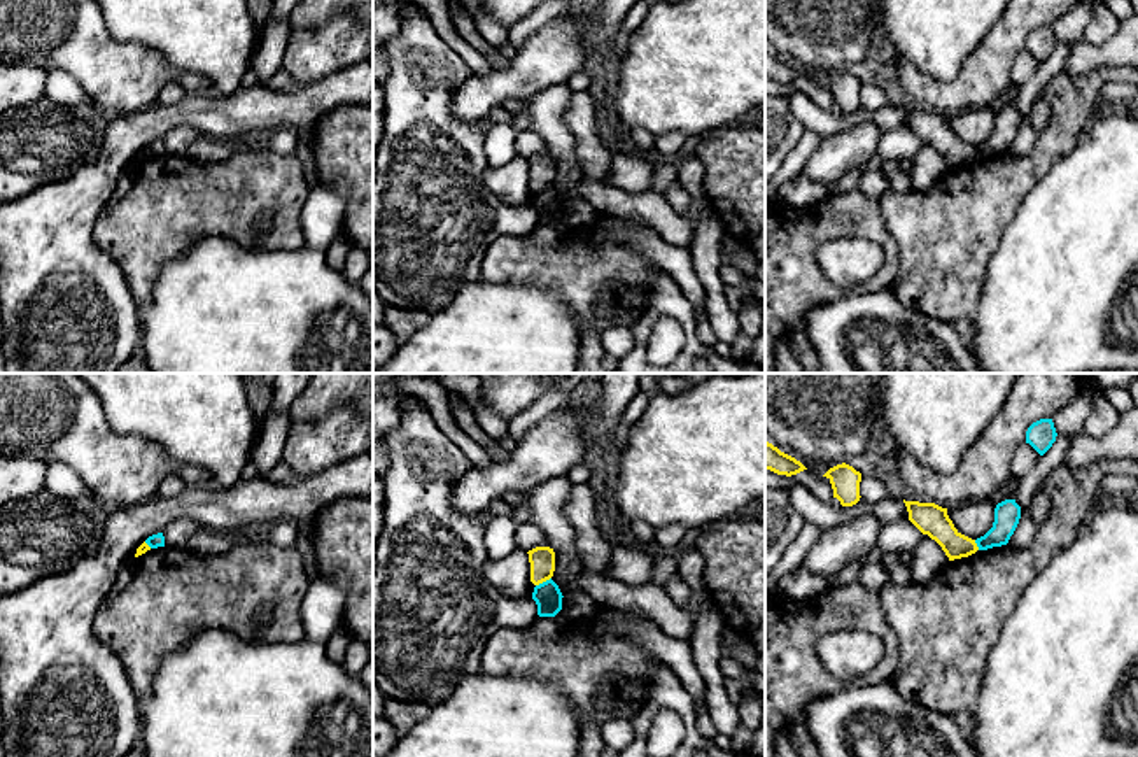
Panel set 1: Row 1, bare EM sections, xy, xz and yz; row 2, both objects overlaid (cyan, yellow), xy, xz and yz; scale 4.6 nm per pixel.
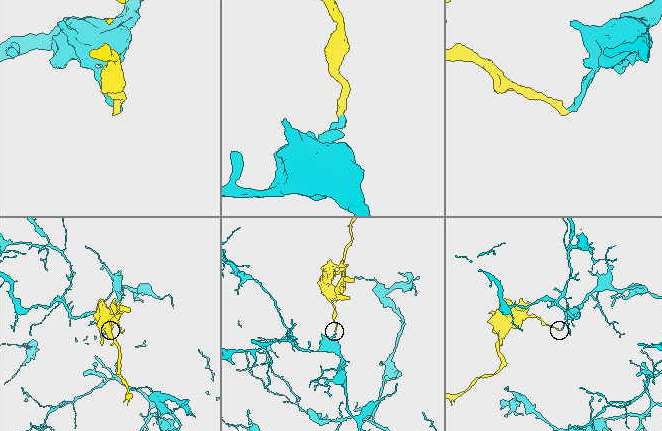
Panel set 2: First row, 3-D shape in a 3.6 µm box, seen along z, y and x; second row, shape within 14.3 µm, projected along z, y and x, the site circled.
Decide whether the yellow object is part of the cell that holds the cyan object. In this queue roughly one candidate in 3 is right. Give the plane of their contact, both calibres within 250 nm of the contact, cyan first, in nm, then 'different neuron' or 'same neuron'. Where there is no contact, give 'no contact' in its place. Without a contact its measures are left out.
meets cyan in xz; 130 nm thick on the cyan side, 120 nm on the other; different neuron

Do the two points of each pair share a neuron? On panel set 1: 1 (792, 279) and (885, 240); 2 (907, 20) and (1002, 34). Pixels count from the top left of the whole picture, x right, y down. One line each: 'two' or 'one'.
1: one
2: two

